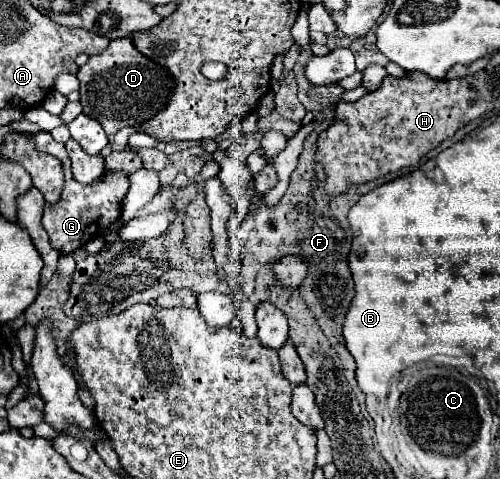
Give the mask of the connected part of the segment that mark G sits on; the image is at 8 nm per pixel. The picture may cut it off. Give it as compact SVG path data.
M38 132L32 136L36 140L38 150L54 154L58 160L62 160L62 170L64 172L64 186L60 200L52 206L46 204L44 206L44 216L42 216L42 224L44 230L48 232L50 240L52 240L52 248L56 248L62 254L72 254L74 250L82 248L86 242L90 242L90 238L94 238L94 234L104 234L110 226L110 222L114 222L116 218L116 208L120 208L126 192L128 192L128 176L126 174L104 174L100 180L96 180L90 186L84 186L80 182L76 182L72 178L70 172L70 158L65 148L65 144L56 142L48 132Z

